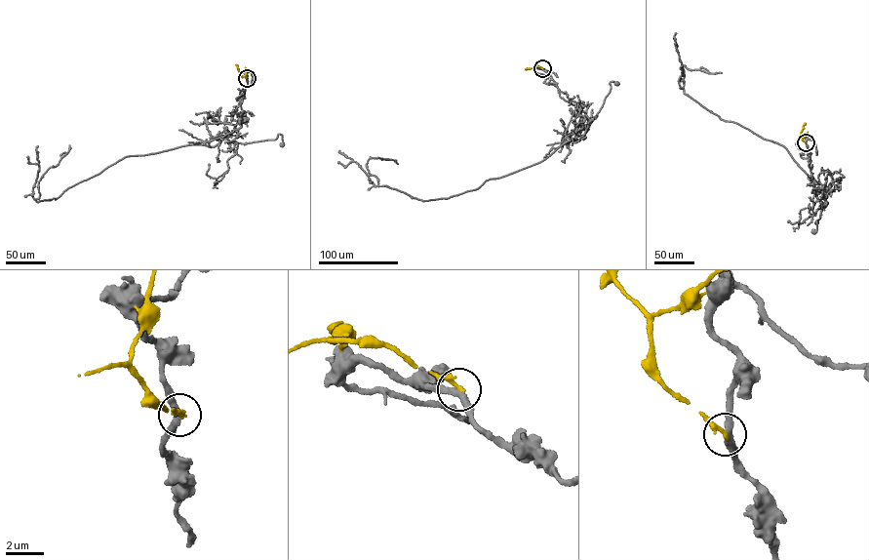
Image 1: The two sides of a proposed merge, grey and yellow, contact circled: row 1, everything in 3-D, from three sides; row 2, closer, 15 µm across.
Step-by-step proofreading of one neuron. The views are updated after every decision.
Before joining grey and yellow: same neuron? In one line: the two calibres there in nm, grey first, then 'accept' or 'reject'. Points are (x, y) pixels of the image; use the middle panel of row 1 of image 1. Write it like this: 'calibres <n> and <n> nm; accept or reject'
calibres 340 and 240 nm; reject

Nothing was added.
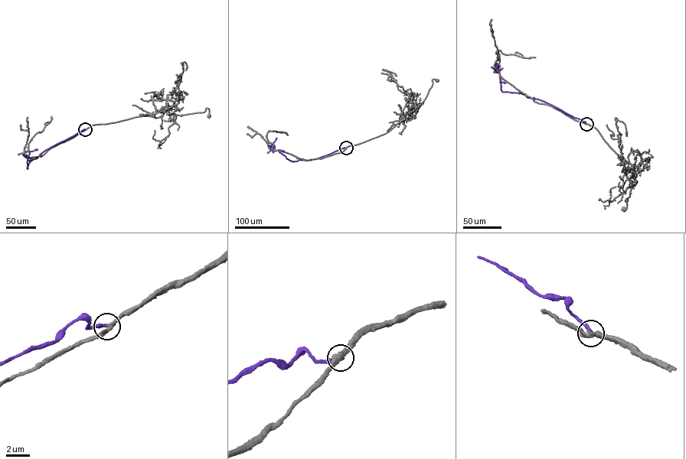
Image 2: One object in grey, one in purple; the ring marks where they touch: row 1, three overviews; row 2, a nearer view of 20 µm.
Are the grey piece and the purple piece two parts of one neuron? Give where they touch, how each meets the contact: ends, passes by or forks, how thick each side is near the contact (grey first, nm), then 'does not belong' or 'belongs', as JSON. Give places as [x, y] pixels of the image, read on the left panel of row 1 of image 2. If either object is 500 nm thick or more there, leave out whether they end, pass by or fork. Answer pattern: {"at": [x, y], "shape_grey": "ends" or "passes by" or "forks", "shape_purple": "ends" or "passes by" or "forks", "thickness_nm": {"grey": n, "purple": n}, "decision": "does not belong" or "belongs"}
{"at": [85, 129], "shape_grey": "passes by", "shape_purple": "ends", "thickness_nm": {"grey": 360, "purple": 280}, "decision": "does not belong"}

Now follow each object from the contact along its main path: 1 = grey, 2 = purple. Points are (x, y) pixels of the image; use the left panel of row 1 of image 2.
1: (86, 129), (95, 124), (135, 117), (156, 118), (165, 112), (182, 115), (203, 112), (207, 108), (209, 115)
2: (85, 129), (44, 151), (29, 161), (27, 169), (27, 157), (23, 153), (37, 149)

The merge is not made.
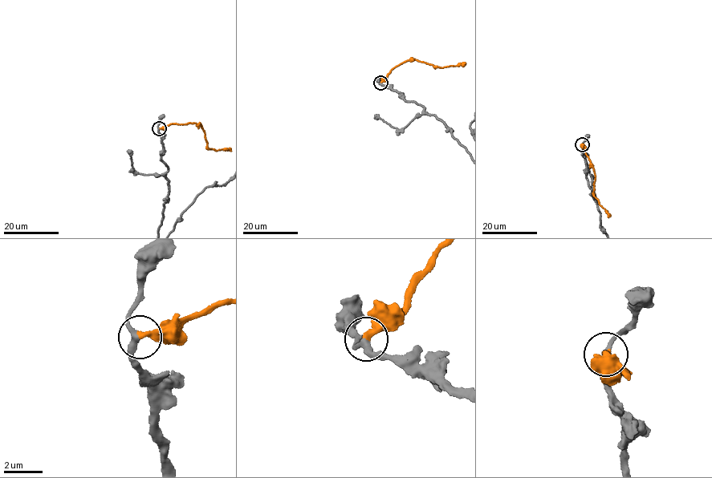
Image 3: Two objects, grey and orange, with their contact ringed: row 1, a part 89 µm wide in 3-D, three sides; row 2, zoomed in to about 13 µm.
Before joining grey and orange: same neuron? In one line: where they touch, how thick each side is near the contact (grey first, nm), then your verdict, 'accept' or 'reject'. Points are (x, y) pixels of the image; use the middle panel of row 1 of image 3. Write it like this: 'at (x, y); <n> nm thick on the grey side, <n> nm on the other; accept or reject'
at (380, 83); 280 nm thick on the grey side, 380 nm on the other; accept

